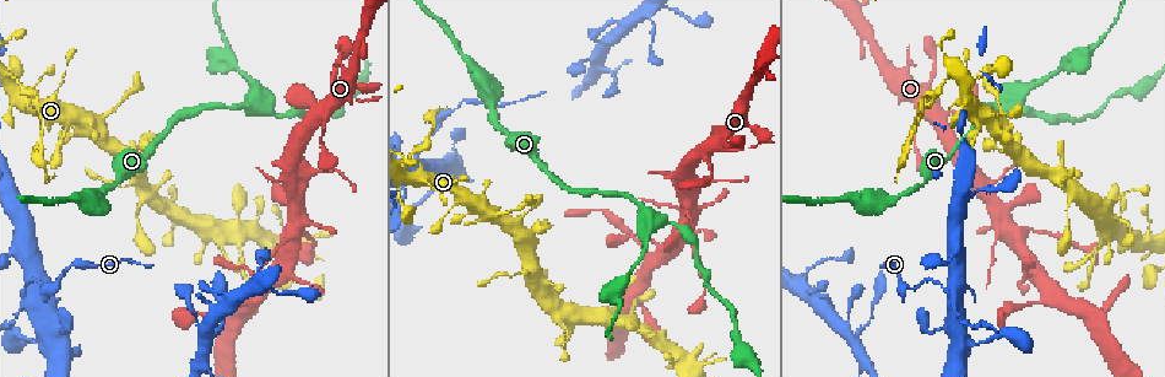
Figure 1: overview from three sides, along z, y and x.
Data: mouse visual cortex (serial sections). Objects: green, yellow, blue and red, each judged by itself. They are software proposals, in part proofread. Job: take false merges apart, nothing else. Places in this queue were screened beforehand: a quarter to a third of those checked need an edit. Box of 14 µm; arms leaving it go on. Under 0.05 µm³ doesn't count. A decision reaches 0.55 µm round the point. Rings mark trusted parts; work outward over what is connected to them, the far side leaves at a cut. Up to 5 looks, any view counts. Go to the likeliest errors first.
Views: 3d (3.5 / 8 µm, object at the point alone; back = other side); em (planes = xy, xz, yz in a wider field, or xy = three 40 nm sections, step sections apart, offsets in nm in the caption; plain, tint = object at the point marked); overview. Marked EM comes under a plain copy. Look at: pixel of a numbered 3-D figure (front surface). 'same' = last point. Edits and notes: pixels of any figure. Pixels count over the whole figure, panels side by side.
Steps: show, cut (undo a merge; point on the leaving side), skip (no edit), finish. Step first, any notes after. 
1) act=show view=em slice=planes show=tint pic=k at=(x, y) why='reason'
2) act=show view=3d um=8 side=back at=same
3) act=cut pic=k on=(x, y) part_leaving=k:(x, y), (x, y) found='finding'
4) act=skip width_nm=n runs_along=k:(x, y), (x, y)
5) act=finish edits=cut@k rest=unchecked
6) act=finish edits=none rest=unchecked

act=show view=3d um=3.5 pic=1 at=(945, 79) why='sharp bend'

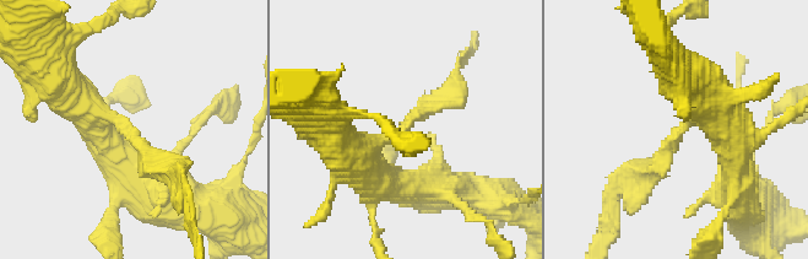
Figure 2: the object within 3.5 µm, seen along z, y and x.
act=show view=em slice=xy step=2 show=tint pic=2 at=(679, 131) arm_widths_nm=250,450 why='shape alone is not enough'

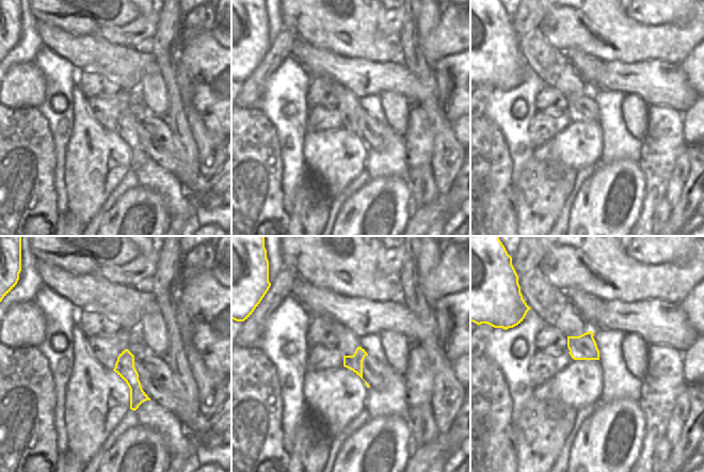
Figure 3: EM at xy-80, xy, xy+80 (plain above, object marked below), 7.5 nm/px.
act=cut pic=2 on=(661, 160) width_nm=120 part_leaving=2:(681, 133), (612, 185) found='a second cell is stuck on'

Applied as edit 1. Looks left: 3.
act=show view=overview

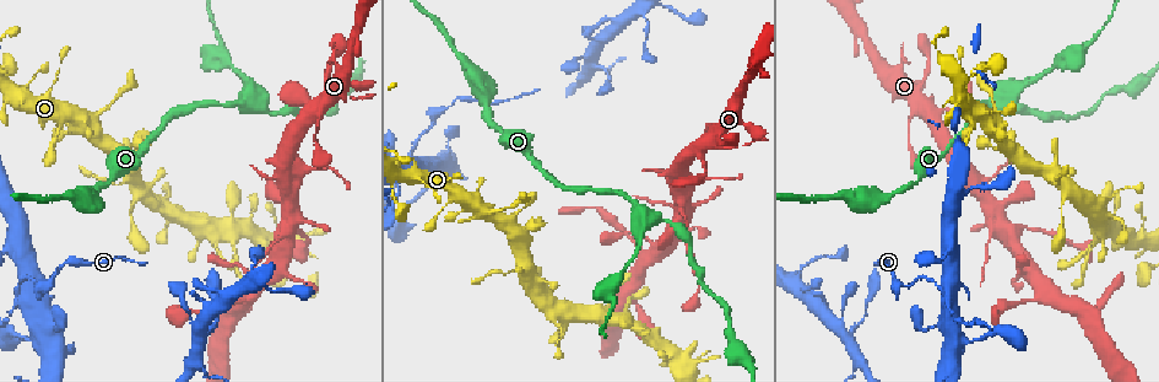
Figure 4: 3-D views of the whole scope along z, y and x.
act=show view=3d um=3.5 pic=4 at=(948, 297) why='sharp bend'

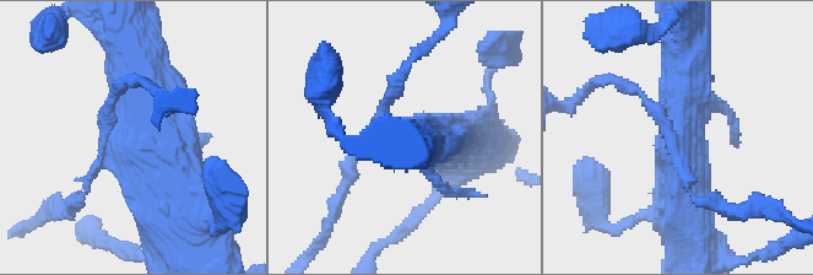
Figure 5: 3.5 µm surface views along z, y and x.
act=show view=em slice=xy step=5 show=tint pic=5 at=(123, 133) why='need the tissue'

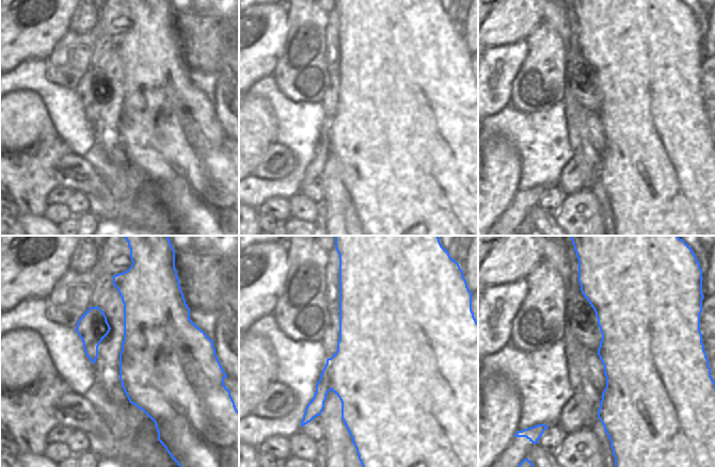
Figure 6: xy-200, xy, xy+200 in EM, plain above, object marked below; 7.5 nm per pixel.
act=cut pic=5 on=(687, 201) border=6:(331, 358), (327, 368), (330, 389) found='a second cell is stuck on'

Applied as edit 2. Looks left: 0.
act=finish edits=cut@2,cut@5 rest=unchecked

